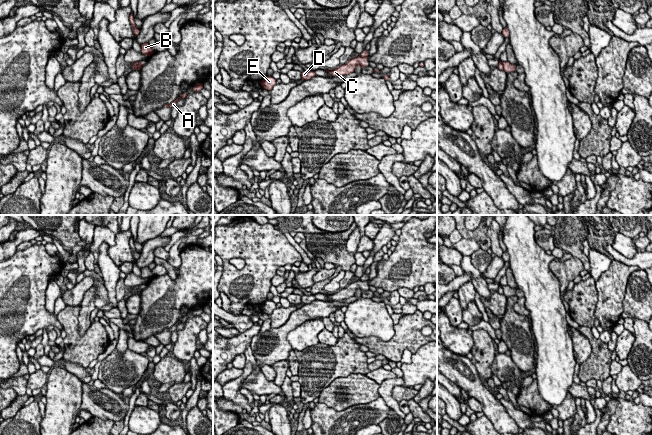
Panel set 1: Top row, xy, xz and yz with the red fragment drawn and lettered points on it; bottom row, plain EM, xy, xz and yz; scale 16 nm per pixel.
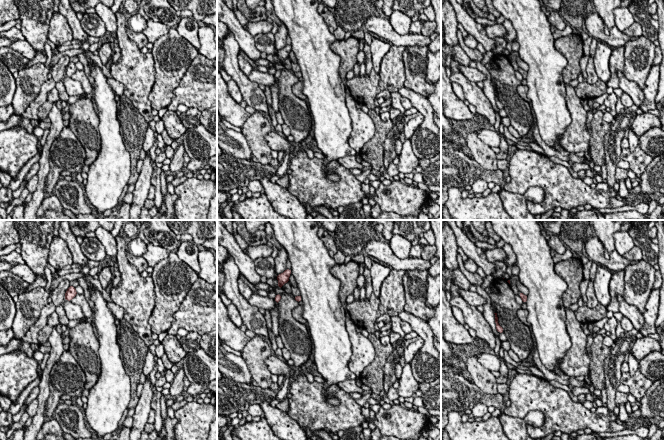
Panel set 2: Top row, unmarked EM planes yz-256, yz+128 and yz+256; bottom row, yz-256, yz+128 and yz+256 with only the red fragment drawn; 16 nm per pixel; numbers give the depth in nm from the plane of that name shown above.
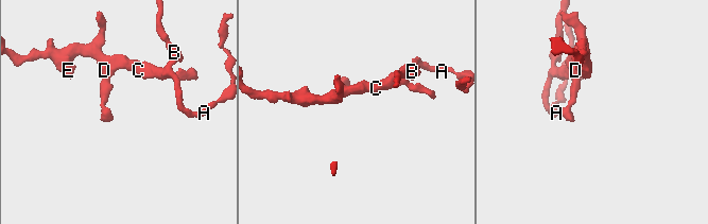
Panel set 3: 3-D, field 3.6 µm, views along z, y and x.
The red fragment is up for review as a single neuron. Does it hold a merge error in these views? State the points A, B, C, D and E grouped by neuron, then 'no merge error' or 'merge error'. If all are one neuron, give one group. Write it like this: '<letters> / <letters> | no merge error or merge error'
A B / C D E | merge error

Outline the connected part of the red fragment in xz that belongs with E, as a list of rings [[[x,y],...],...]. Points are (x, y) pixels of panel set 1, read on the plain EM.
[[[266,300],[262,305],[261,305],[261,310],[262,312],[271,315],[272,312],[276,309],[276,303],[273,302],[272,300]]]

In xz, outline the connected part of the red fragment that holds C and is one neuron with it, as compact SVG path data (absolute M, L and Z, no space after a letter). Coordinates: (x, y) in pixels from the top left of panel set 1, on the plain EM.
M355 281L350 282L347 287L339 289L335 293L328 293L326 296L329 296L333 300L344 300L350 297L354 297L356 291L360 289L363 292L367 291L367 281Z

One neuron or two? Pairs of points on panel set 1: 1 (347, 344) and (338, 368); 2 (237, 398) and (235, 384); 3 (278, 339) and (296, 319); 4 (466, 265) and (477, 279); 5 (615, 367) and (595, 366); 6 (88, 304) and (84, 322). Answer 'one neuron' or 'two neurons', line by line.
1: one neuron
2: one neuron
3: one neuron
4: one neuron
5: two neurons
6: one neuron

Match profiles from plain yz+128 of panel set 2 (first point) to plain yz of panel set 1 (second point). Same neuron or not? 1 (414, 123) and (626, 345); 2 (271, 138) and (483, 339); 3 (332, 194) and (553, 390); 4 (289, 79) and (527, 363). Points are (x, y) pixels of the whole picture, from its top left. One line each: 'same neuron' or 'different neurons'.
1: same neuron
2: different neurons
3: different neurons
4: same neuron

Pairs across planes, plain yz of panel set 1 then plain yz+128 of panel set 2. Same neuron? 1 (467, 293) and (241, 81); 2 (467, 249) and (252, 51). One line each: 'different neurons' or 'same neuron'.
1: different neurons
2: different neurons

